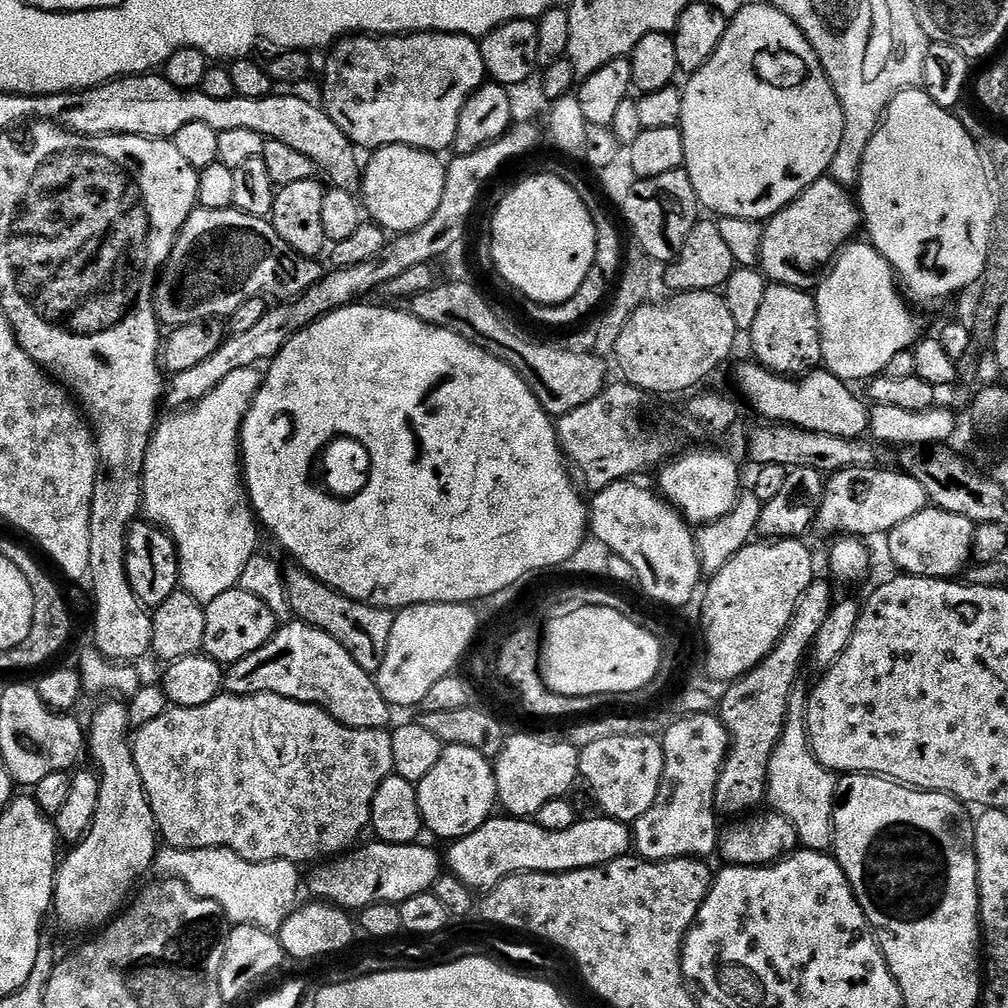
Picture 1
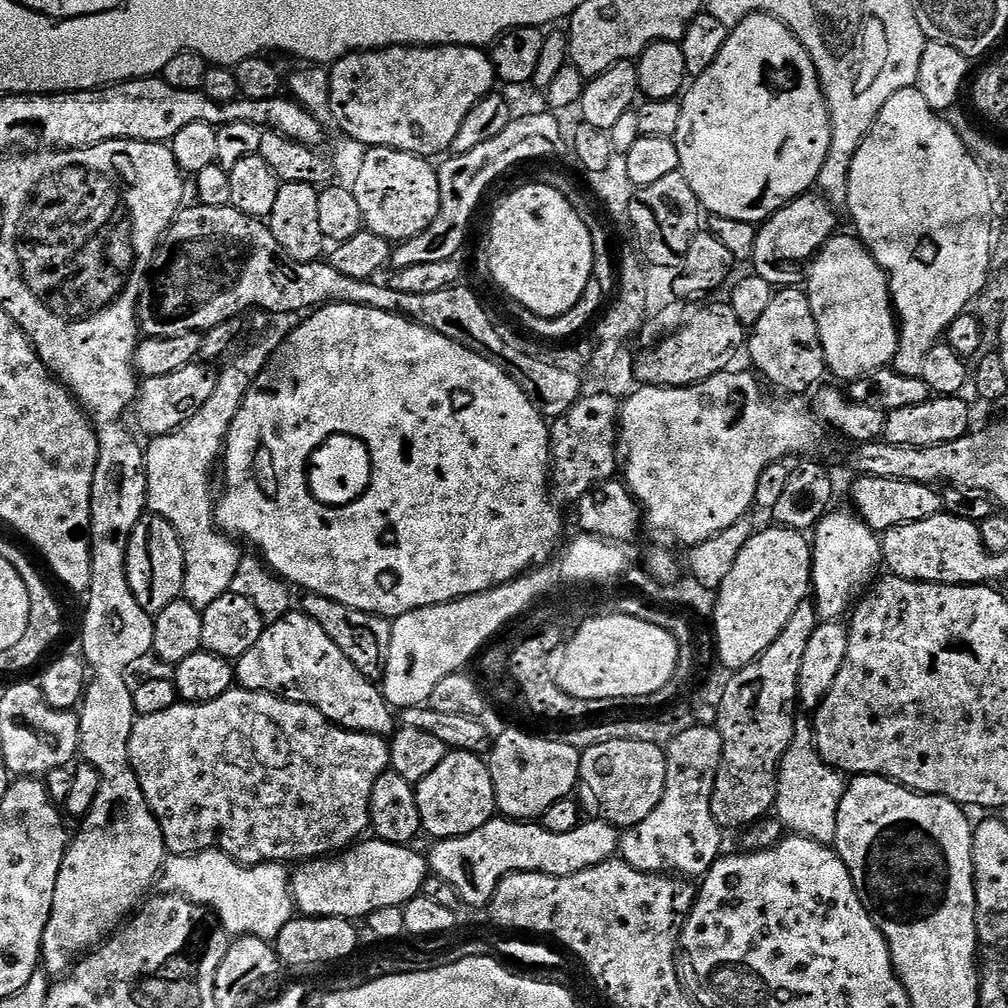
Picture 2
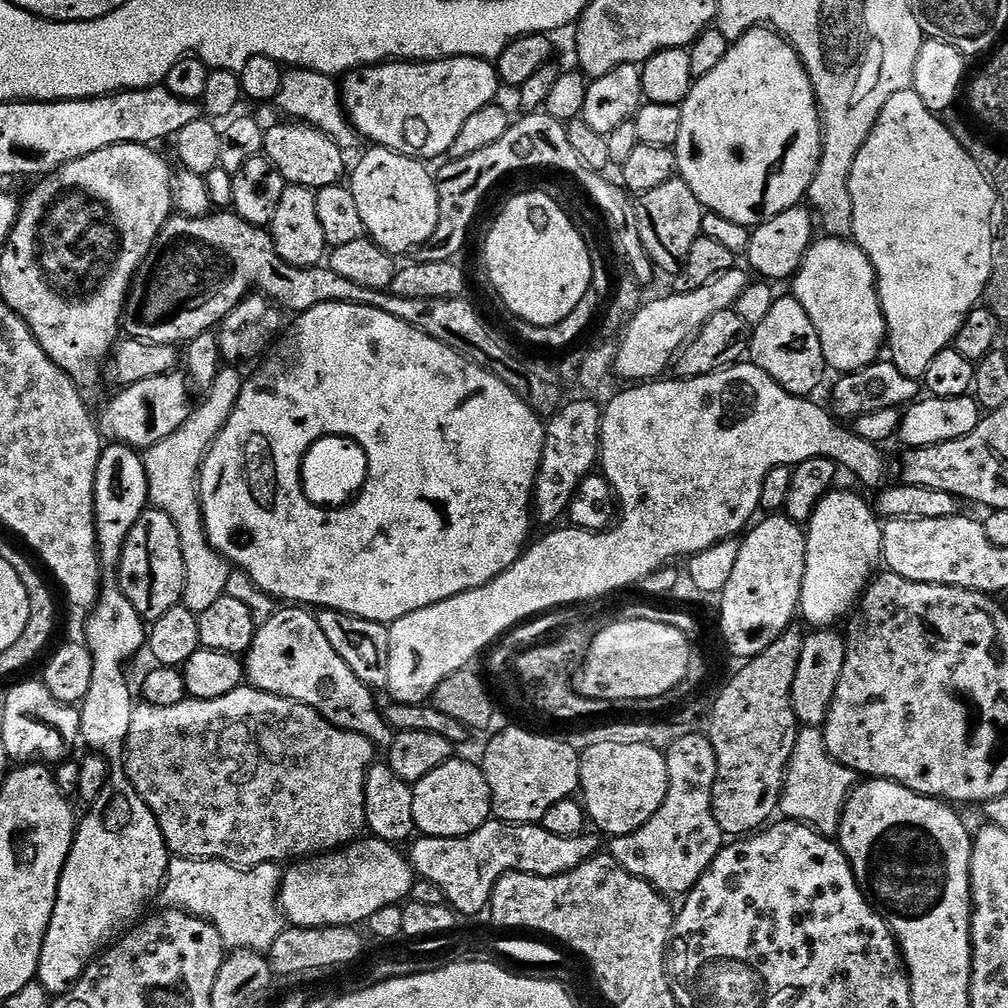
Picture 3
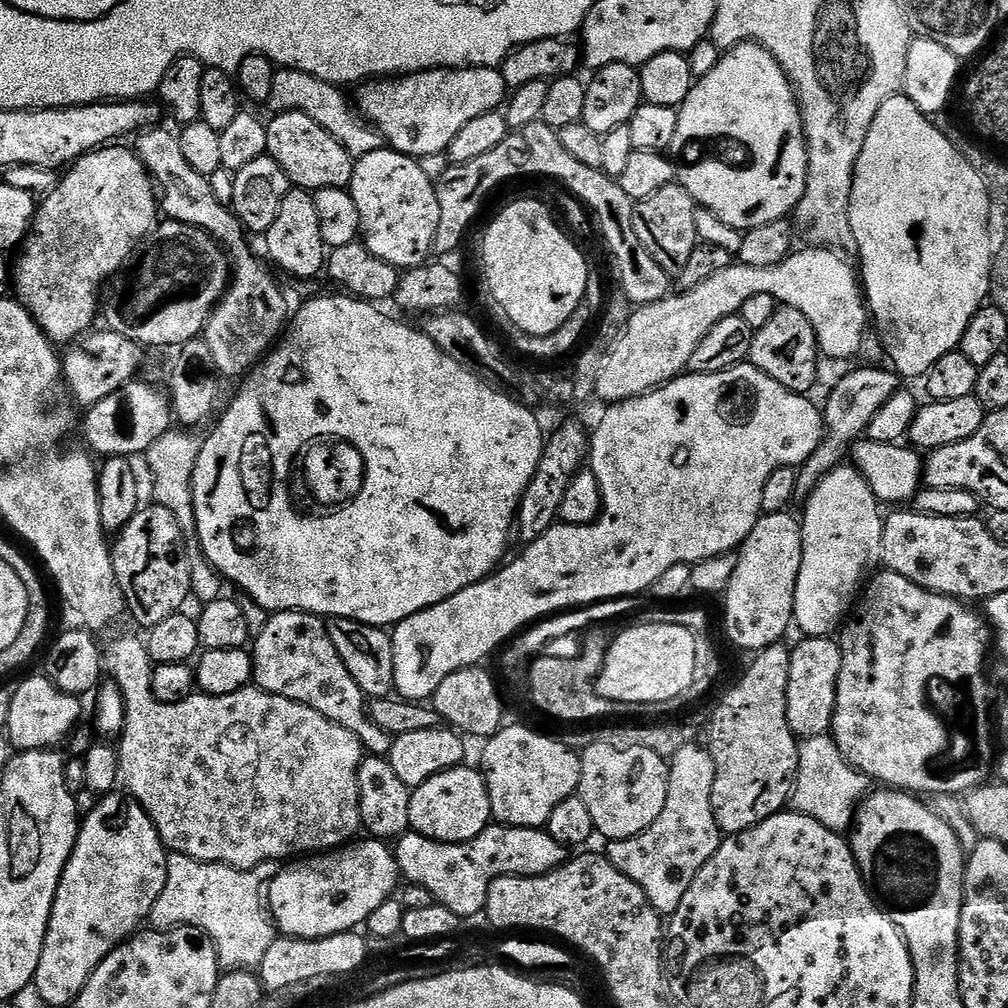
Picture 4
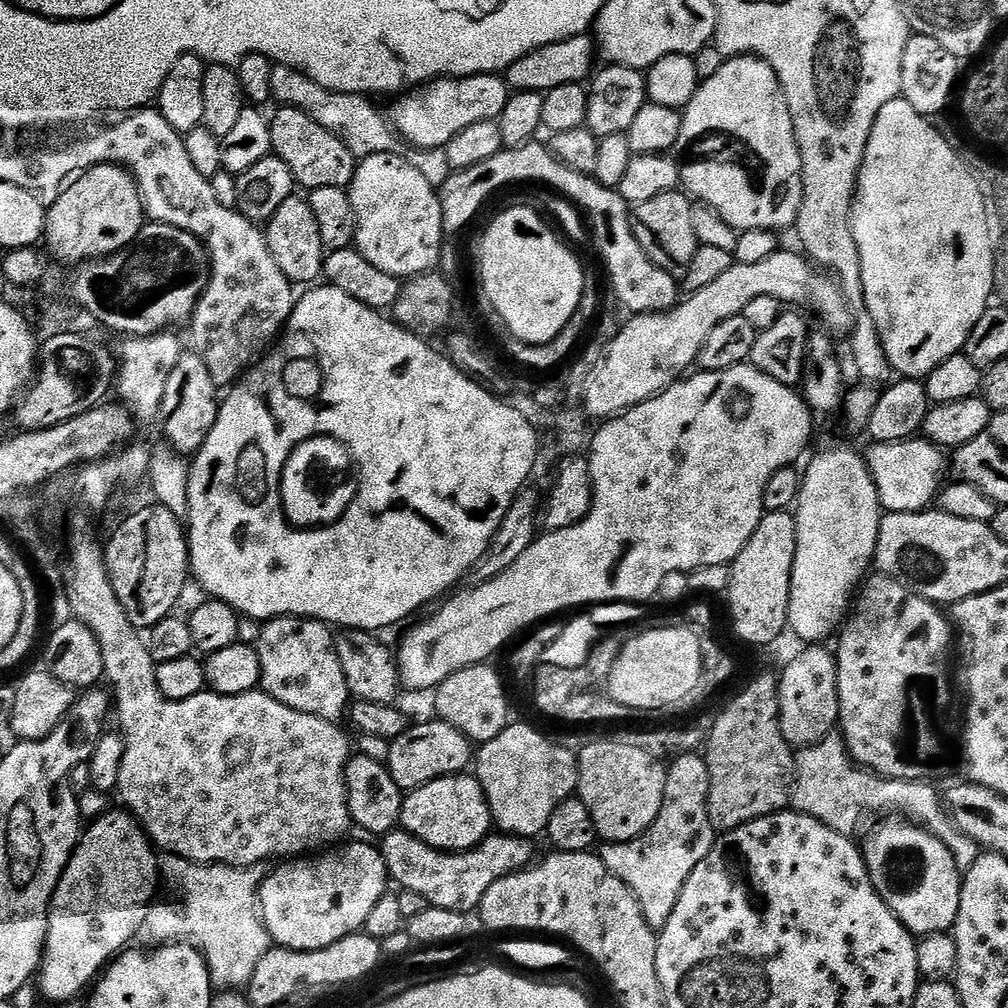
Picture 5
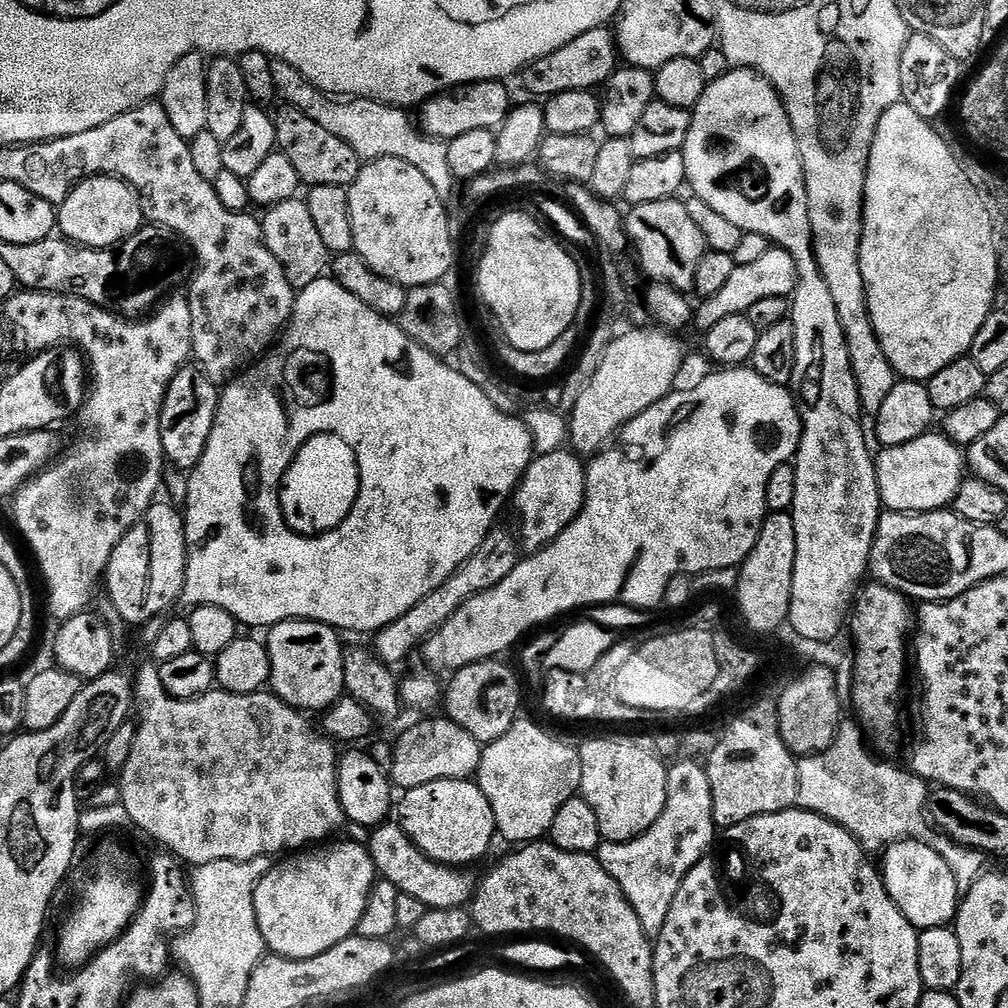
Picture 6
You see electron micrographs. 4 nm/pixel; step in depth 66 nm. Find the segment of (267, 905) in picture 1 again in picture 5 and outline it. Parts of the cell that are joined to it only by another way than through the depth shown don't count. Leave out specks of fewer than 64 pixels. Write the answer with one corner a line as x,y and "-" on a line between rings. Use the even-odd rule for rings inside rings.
165,855
162,860
163,875
172,879
184,905
179,908
176,904
153,903
140,927
140,936
156,940
152,942
191,942
203,952
204,960
208,963
208,973
217,989
247,989
254,978
254,970
258,970
258,962
262,962
270,947
270,937
264,919
260,917
260,885
269,871
267,863
251,864
248,868
231,868
229,864
196,864
180,856

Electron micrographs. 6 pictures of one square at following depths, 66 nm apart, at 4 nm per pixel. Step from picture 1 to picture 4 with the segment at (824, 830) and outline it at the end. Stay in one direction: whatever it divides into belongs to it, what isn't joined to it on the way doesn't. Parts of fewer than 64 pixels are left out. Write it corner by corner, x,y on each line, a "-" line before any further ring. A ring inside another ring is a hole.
832,735
809,736
799,741
796,785
792,787
790,804
803,816
822,822
826,830
847,833
853,827
860,801
869,795
868,784
870,777
864,772
857,772
846,758
842,758
842,750
838,750

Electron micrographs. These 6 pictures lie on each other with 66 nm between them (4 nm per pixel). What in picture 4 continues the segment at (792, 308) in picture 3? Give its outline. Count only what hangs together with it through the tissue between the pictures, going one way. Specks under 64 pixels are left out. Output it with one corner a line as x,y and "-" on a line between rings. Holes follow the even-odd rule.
777,307
774,318
766,326
755,329
752,337
750,363
791,392
811,393
816,384
816,356
816,331
810,326
810,318
797,308

